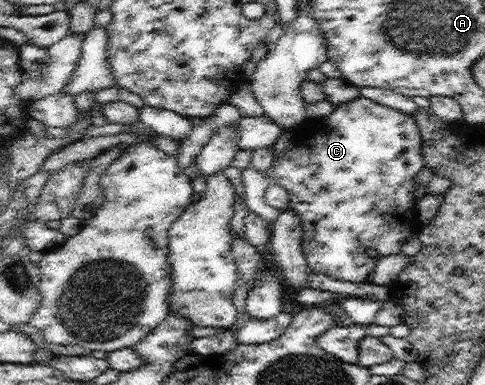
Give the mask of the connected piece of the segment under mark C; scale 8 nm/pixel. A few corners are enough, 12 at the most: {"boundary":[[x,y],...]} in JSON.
{"boundary":[[362,96],[271,173],[313,272],[369,281],[413,236],[416,118]]}

